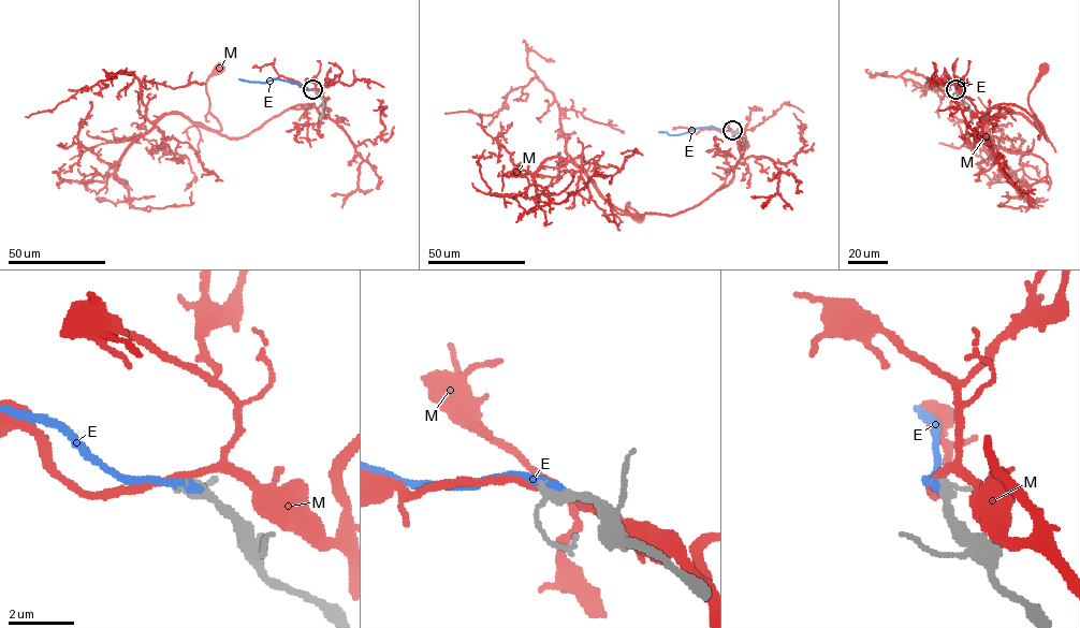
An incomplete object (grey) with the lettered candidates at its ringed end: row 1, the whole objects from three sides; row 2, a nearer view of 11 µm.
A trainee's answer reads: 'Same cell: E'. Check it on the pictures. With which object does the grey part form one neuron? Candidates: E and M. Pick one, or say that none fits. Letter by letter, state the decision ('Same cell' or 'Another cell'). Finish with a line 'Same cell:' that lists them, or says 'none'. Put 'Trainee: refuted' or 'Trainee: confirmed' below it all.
E: Same cell
M: Another cell
Same cell: E
Trainee: confirmed

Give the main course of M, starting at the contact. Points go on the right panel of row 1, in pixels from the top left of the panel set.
M: (957, 89), (983, 113), (1022, 108), (1038, 137), (1027, 98), (1042, 69)

